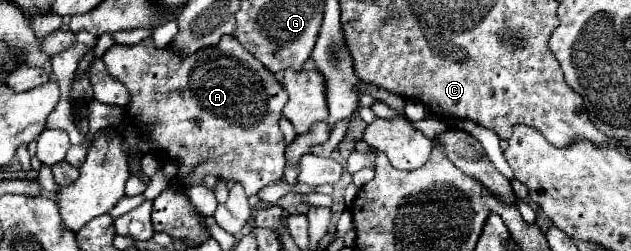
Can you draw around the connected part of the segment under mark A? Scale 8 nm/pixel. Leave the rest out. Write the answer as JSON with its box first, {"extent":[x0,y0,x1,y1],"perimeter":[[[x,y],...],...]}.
{"extent":[103,36,287,196],"perimeter":[[[223,36],[221,42],[217,46],[211,46],[207,50],[199,50],[197,54],[181,60],[175,52],[171,50],[157,50],[151,42],[151,38],[145,38],[143,42],[139,44],[133,44],[133,46],[111,46],[105,54],[103,54],[103,62],[109,70],[109,74],[117,80],[121,80],[127,90],[131,92],[131,104],[127,106],[131,112],[133,112],[133,118],[135,118],[135,124],[139,128],[141,134],[149,136],[157,146],[159,146],[159,156],[161,158],[169,158],[169,160],[177,160],[179,162],[179,172],[177,172],[177,180],[179,184],[183,186],[183,194],[187,196],[187,186],[189,184],[203,184],[203,176],[205,174],[213,174],[217,178],[223,178],[223,180],[235,180],[235,182],[241,182],[245,186],[245,194],[247,196],[253,196],[257,194],[263,186],[267,184],[273,184],[277,180],[283,178],[283,168],[285,168],[285,138],[279,130],[279,118],[281,118],[281,110],[283,110],[283,104],[287,102],[287,94],[283,92],[281,84],[275,80],[275,76],[255,58],[251,56],[233,36]]]}

